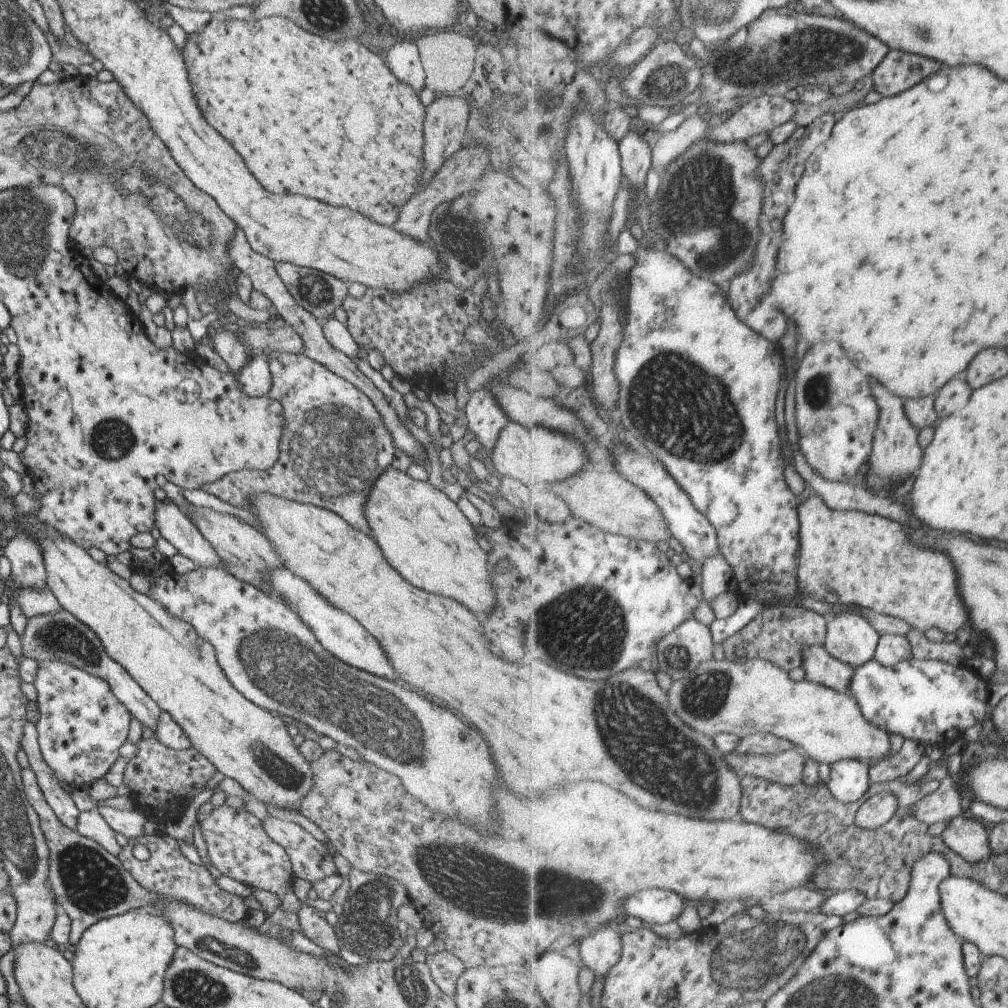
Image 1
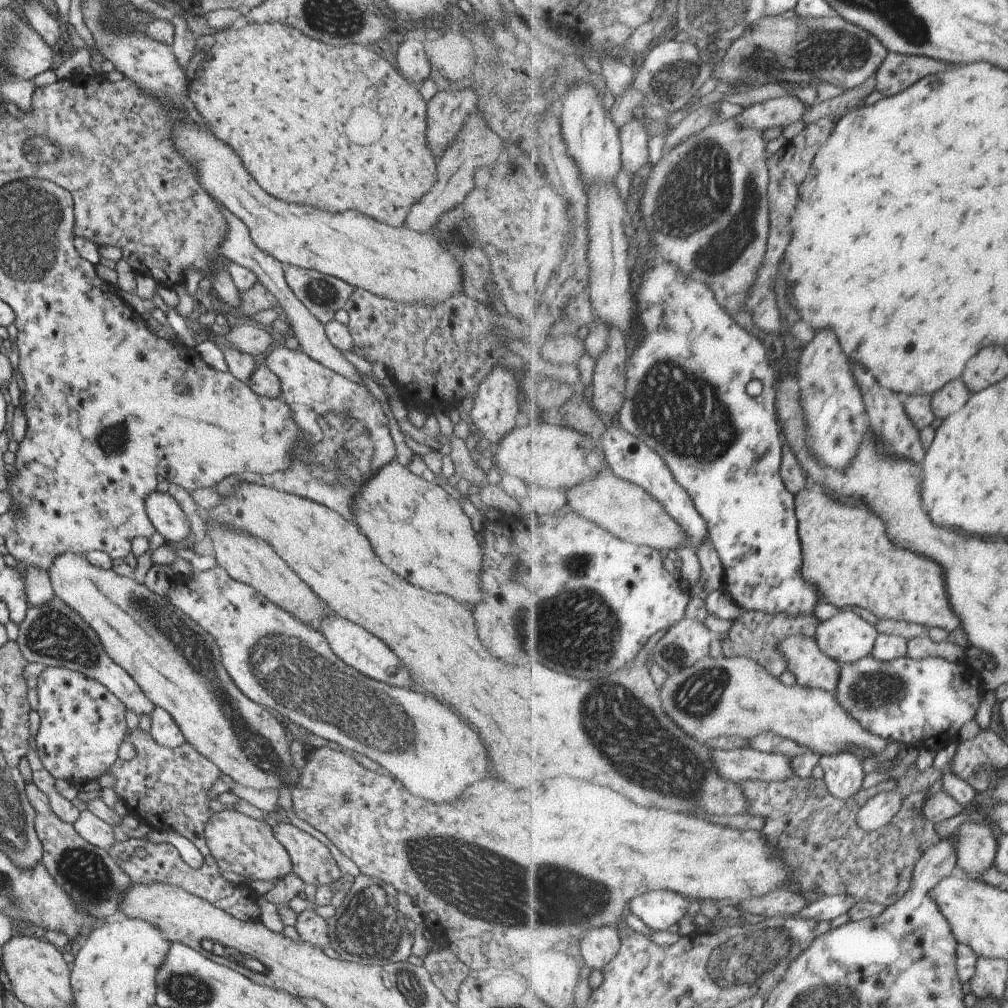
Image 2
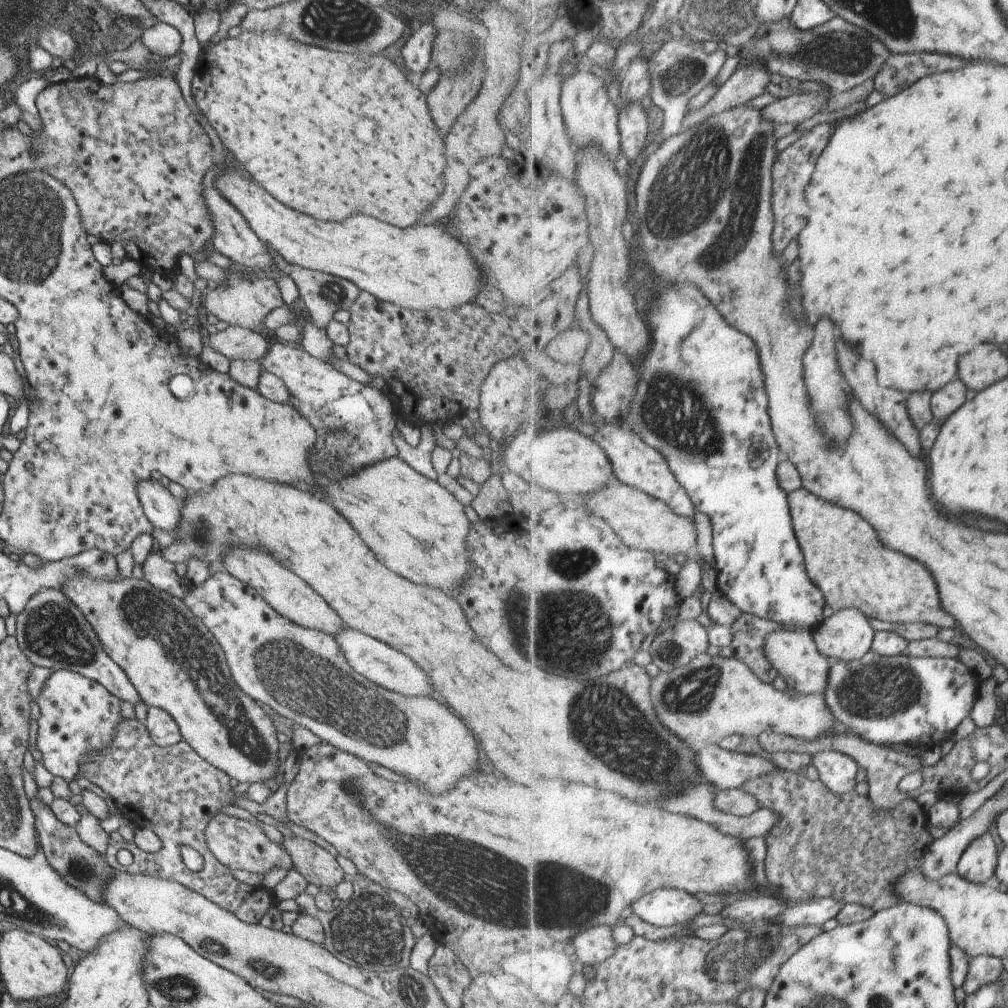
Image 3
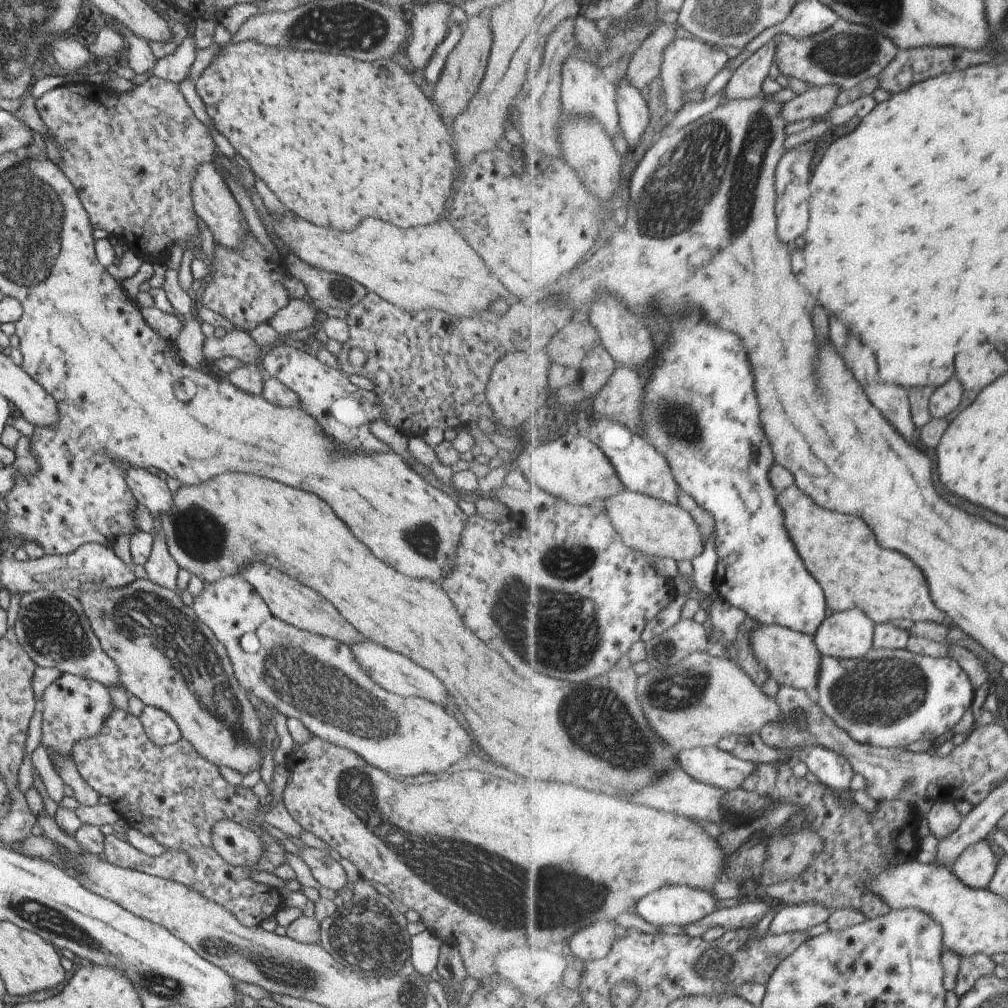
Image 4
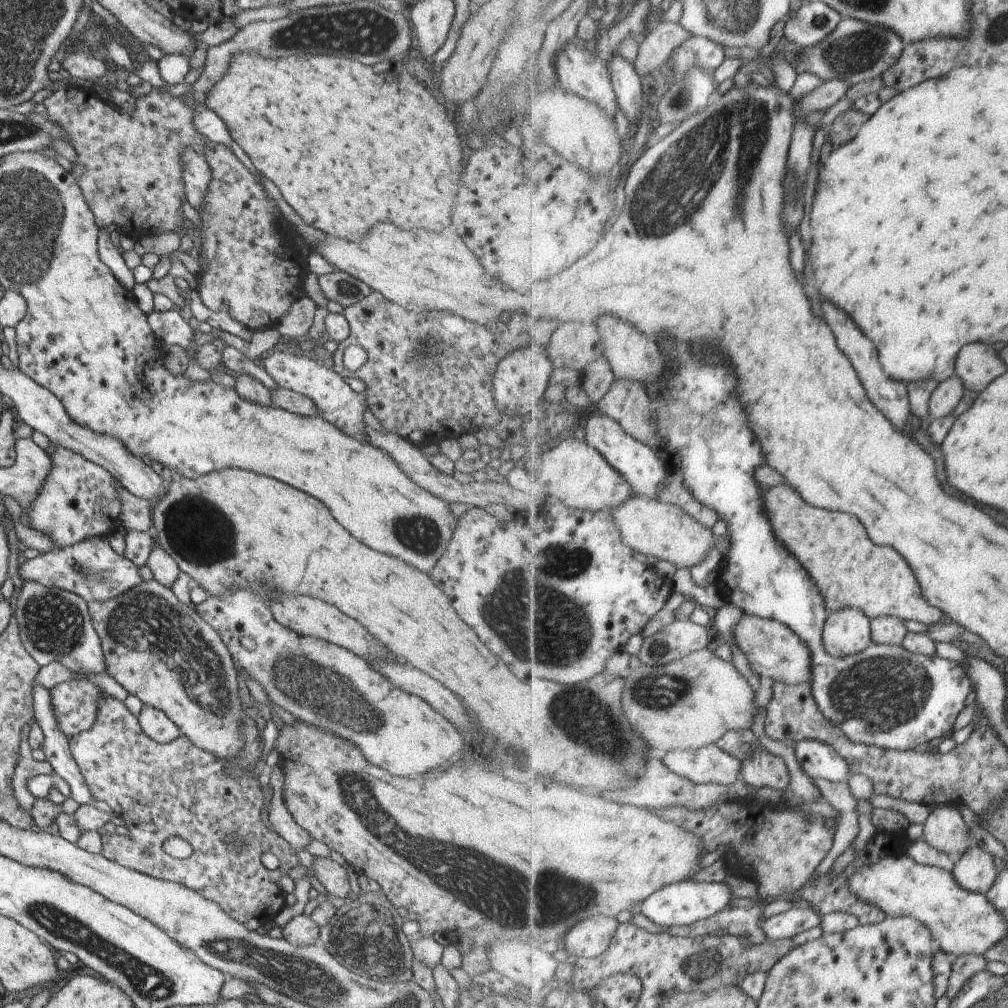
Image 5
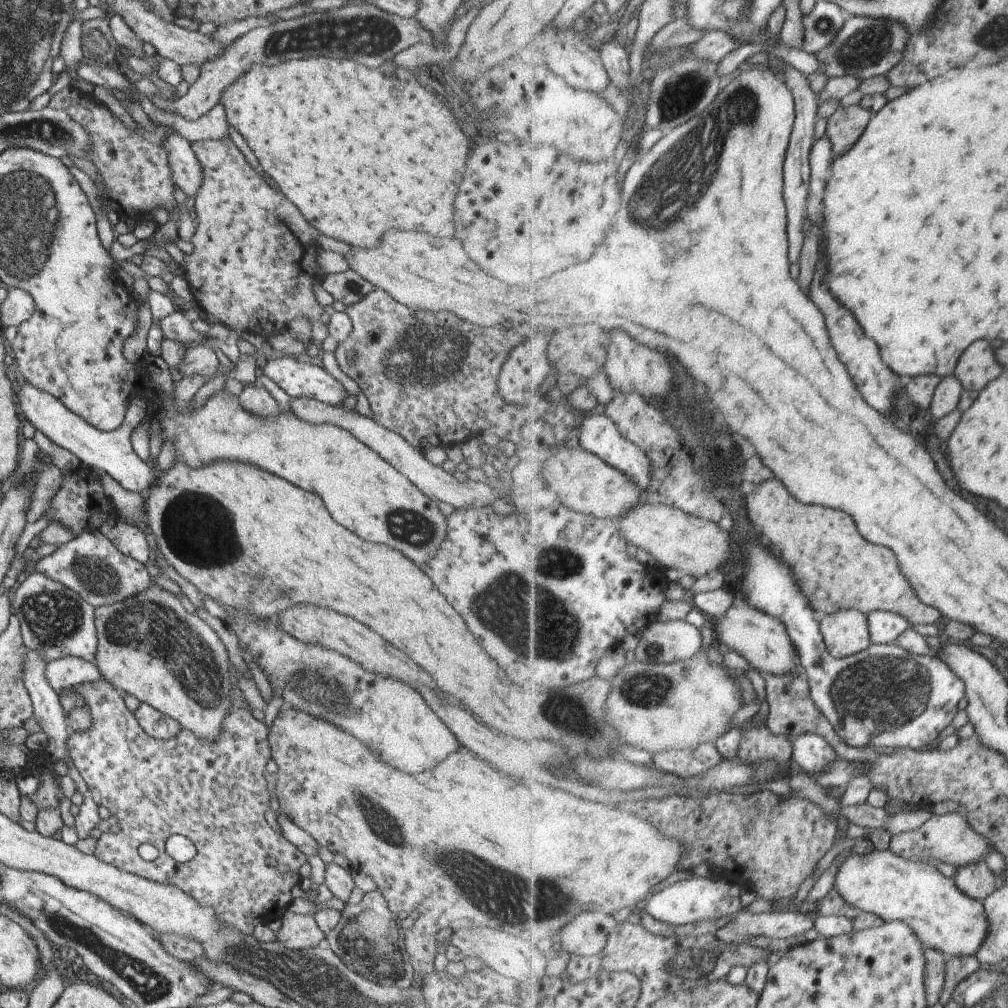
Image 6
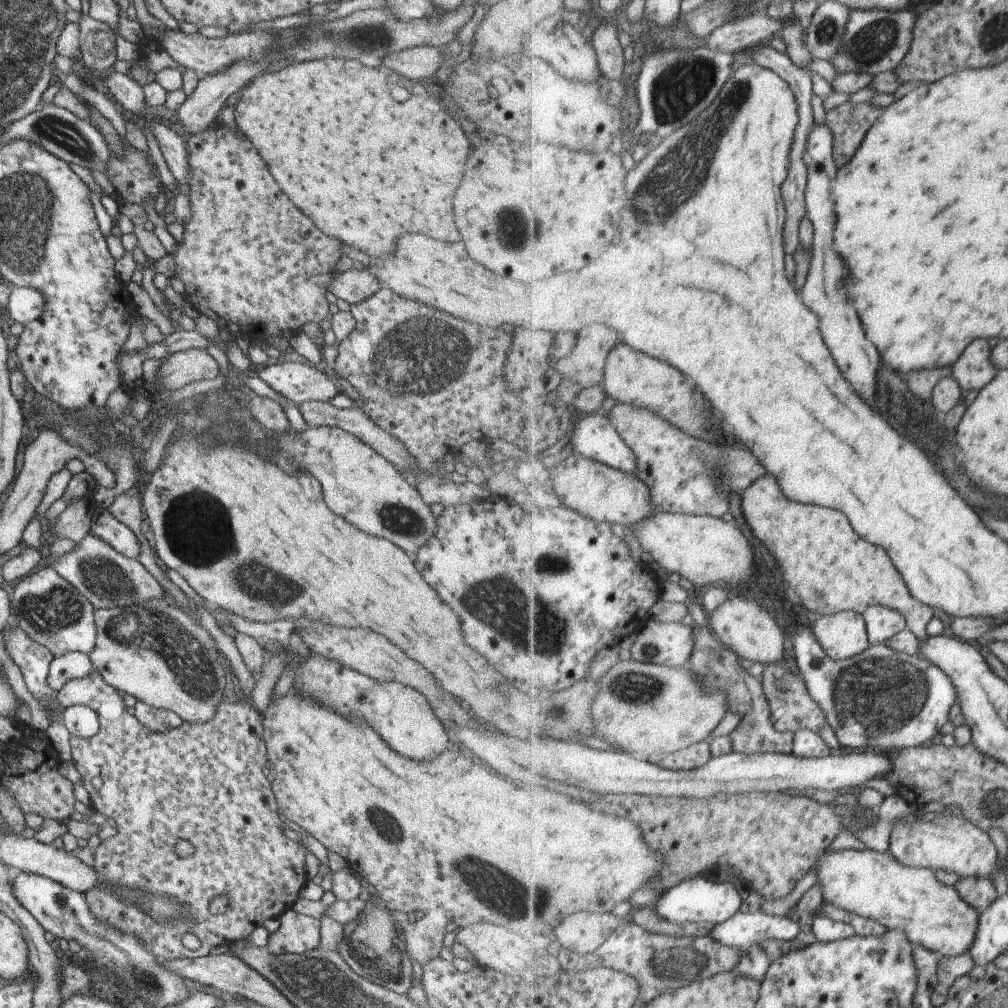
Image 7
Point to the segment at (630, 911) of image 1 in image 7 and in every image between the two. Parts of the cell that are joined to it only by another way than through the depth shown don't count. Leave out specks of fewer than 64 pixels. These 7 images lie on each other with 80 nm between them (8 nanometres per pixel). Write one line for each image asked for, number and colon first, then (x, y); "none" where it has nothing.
2: (660, 909)
3: (665, 907)
4: (675, 905)
5: (677, 905)
6: (695, 900)
7: (700, 900)

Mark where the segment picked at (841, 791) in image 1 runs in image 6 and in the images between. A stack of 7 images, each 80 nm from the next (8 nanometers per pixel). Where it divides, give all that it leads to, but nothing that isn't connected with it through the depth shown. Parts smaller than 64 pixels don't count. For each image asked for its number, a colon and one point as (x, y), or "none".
2: (843, 773)
3: (838, 771)
4: (831, 769)
5: (819, 760)
6: (811, 750)

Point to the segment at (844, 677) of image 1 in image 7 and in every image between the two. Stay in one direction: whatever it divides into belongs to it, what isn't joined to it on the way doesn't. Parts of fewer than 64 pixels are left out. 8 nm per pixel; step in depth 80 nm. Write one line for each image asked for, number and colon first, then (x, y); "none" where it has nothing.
2: (813, 668)
3: (794, 653)
4: (792, 658)
5: (773, 650)
6: (763, 640)
7: (741, 624)

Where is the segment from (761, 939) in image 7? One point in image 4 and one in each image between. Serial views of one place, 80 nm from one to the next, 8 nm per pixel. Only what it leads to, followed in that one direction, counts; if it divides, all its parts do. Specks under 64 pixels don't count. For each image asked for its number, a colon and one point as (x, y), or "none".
4: (801, 917)
5: (802, 917)
6: (777, 925)

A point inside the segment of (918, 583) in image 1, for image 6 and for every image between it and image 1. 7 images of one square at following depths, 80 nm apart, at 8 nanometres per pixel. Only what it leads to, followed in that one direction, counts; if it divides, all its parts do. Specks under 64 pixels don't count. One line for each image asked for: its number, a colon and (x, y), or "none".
2: (838, 540)
3: (842, 551)
4: (840, 551)
5: (852, 572)
6: (840, 570)

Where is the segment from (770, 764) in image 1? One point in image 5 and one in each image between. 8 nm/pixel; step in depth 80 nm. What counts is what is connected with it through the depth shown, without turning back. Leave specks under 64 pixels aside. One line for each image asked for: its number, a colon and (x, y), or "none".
2: (738, 765)
3: (725, 769)
4: (712, 765)
5: (711, 764)

